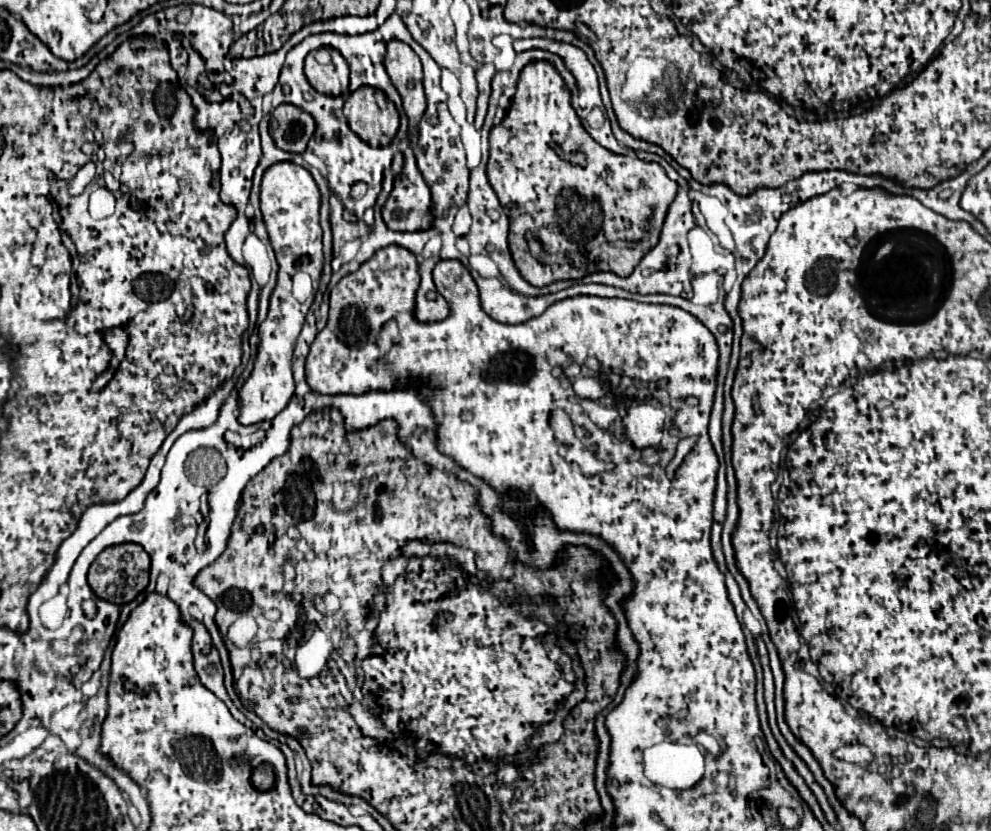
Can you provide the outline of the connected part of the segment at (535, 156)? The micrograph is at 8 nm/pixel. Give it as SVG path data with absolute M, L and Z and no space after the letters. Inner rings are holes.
M532 61L520 71L516 95L506 111L506 117L500 125L494 125L490 129L490 159L486 167L486 177L510 219L508 243L514 265L520 271L520 275L534 287L544 287L560 279L582 279L584 275L596 271L610 271L618 277L628 277L648 251L630 247L636 241L640 241L646 231L652 235L660 233L668 207L680 189L680 185L666 175L662 165L644 163L638 157L618 155L598 145L582 127L580 117L576 119L576 111L570 103L570 91L566 89L566 83L560 77L560 73L548 61ZM552 143L558 143L562 149L582 149L586 153L586 165L580 167L562 159L552 149ZM624 217L634 221L620 223L620 219ZM526 231L532 231L534 237L540 241L542 251L546 255L556 255L558 261L544 265L538 263L528 251Z

